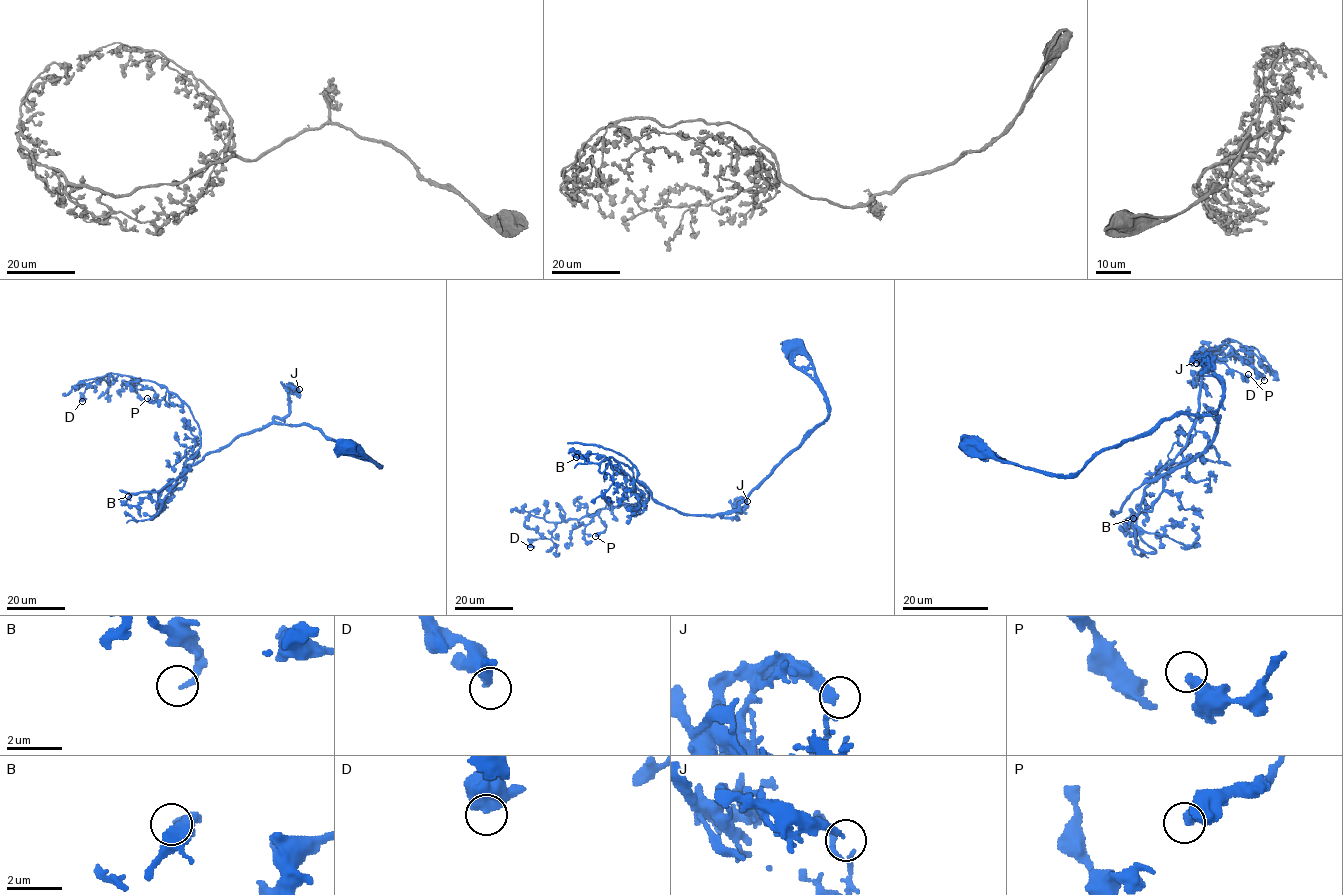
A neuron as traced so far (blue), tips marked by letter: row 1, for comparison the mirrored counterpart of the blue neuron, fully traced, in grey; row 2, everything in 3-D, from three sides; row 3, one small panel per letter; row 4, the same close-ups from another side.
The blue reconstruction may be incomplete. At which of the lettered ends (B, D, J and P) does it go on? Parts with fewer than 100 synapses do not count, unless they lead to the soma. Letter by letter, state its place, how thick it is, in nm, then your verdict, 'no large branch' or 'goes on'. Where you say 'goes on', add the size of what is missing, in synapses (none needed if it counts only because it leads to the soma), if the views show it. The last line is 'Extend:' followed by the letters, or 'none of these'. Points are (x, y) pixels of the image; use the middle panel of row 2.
B: (576, 457) | 180 nm | no large branch
D: (530, 547) | 600 nm | no large branch
J: (747, 501) | 180 nm | no large branch
P: (595, 536) | 440 nm | no large branch
Extend: none of these

